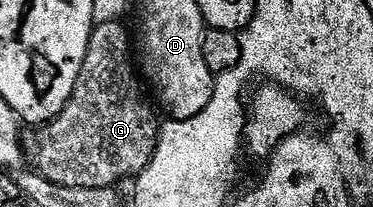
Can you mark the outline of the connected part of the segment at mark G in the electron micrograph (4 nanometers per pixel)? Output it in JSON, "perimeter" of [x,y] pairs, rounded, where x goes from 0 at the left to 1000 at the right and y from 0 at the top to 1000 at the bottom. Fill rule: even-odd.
{"perimeter":[[[322,97],[271,106],[249,140],[220,348],[209,348],[209,386],[177,522],[166,522],[166,541],[137,589],[105,614],[107,729],[97,744],[91,802],[113,855],[145,889],[182,894],[188,908],[300,908],[314,894],[308,879],[370,845],[418,734],[424,575],[408,556],[410,498],[386,478],[367,324],[365,338],[354,324],[354,261],[343,246],[343,164],[332,150],[332,116]]]}

